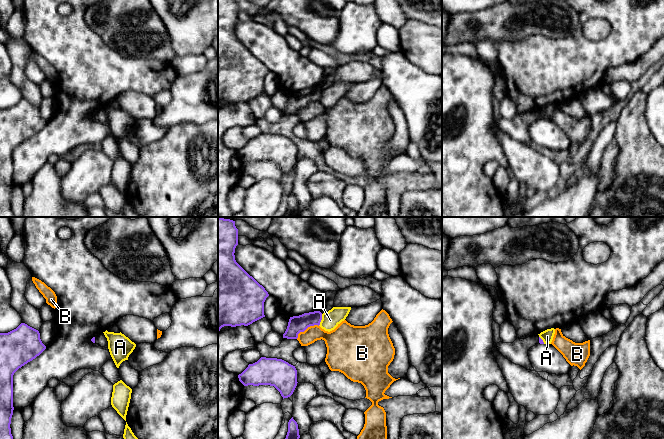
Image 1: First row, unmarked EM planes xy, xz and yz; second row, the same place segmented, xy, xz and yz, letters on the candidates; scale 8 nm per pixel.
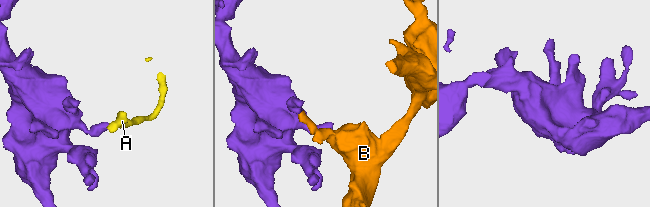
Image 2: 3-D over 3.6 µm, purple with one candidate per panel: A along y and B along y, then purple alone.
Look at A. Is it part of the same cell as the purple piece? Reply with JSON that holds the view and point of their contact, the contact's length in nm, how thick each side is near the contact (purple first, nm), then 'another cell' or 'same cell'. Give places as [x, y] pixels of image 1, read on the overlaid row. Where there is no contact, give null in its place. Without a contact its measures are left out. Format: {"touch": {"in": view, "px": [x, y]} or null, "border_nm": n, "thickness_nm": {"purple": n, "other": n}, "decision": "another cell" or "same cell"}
{"touch": {"in": "xz", "px": [321, 319]}, "border_nm": 100, "thickness_nm": {"purple": 140, "other": 140}, "decision": "another cell"}

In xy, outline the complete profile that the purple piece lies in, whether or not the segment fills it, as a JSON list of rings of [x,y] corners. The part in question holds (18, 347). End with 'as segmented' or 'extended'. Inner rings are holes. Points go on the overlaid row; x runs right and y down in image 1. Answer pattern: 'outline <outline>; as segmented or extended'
outline [[[21,323],[8,333],[0,333],[0,439],[13,439],[11,434],[11,418],[13,415],[13,375],[14,373],[39,356],[46,346],[40,339],[38,330]]]; as segmented

